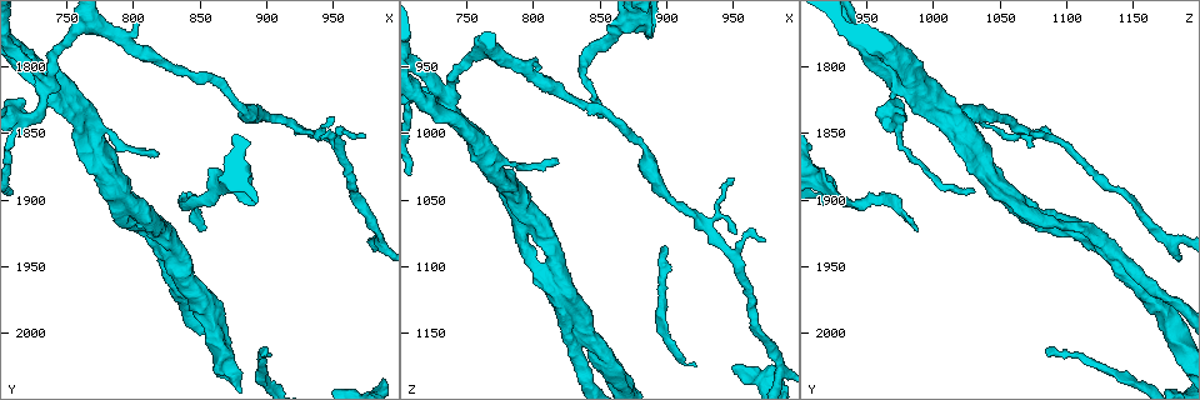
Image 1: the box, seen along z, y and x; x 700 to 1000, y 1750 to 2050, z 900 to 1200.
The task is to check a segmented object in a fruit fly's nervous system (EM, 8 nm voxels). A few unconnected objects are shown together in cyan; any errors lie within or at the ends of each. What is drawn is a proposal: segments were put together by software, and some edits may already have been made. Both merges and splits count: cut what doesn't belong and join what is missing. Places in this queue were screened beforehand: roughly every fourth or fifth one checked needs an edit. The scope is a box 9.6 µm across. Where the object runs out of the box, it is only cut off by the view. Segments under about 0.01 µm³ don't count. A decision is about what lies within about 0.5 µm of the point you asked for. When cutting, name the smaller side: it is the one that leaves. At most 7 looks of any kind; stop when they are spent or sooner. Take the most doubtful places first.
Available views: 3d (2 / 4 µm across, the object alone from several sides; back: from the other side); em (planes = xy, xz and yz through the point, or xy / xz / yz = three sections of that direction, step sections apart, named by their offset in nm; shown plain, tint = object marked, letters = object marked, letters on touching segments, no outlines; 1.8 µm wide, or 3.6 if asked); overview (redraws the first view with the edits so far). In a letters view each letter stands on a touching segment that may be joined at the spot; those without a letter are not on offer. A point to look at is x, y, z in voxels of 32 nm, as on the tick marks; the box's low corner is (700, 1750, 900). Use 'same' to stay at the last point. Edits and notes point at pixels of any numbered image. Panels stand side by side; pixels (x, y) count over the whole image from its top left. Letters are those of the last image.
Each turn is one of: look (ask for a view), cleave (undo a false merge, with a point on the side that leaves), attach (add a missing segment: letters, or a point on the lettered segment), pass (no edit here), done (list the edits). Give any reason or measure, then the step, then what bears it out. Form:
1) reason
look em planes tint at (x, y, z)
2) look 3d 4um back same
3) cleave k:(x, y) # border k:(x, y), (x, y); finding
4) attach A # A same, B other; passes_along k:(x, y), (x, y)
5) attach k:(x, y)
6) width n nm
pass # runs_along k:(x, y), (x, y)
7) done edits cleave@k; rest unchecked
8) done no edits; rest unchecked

look em planes letters at (828, 1944, 1134)

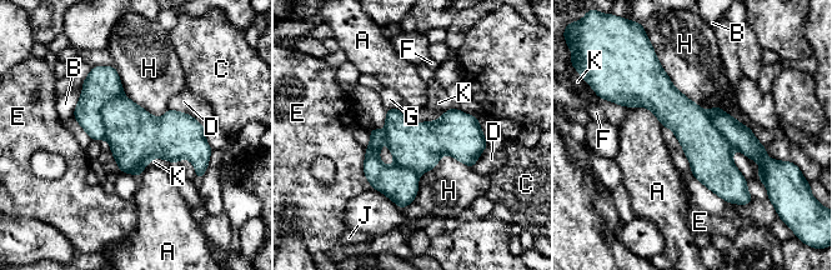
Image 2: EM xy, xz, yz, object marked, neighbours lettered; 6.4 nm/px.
width 320 nm
pass # A other, B other, C other, D other, E other, F other, G other, H other, J other, K other; border 2:(454, 106), (431, 121); one neuron here

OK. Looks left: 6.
four arms meet
look em planes letters at (742, 1816, 990)

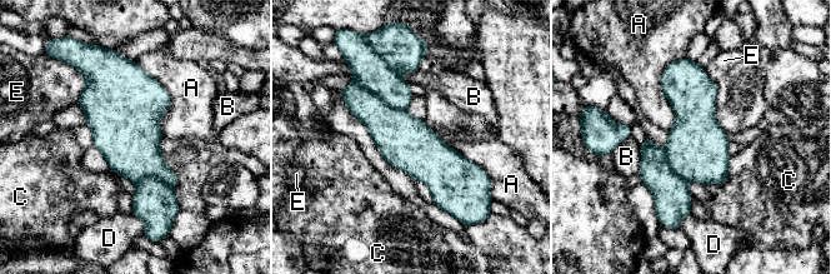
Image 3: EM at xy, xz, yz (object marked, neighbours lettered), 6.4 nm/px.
longest_contact A 500 nm
cleave 3:(396, 44) # A other, B other, C other, D other, E other; border 3:(381, 58), (393, 69); two neurons meet here

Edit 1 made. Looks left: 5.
see it whole again
look overview

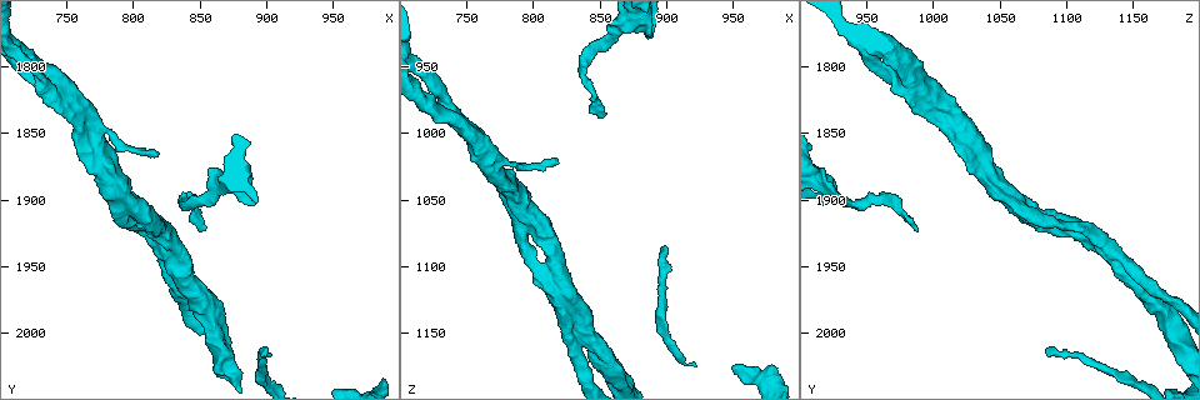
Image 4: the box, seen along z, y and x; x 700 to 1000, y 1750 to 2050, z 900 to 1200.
two arms at a narrow angle
look em planes letters at (794, 1902, 1060)

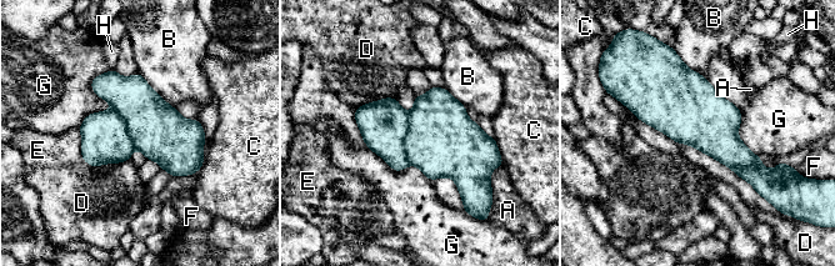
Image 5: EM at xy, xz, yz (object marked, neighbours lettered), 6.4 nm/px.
pass # A other, B other, C other, D other, E other, F other, G other, H other; border 5:(83, 159), (95, 166), (129, 160); continuous, no second neuron

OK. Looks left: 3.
done edits cleave@3; rest unchecked

